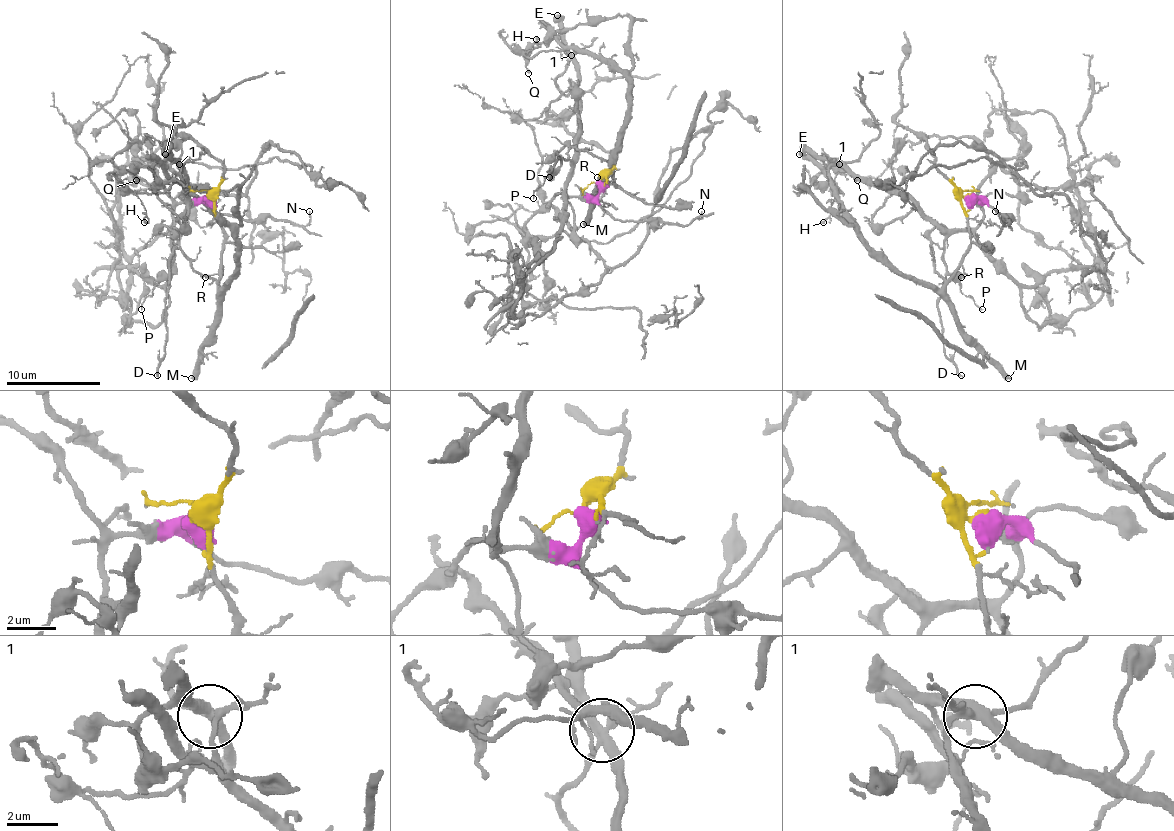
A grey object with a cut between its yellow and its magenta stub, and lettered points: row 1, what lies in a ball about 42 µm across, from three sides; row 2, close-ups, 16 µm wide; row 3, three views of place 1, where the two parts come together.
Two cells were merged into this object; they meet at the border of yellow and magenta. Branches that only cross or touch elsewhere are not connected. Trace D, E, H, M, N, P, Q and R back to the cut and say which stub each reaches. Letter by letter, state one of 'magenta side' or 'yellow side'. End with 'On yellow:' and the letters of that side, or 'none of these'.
D: magenta side
E: magenta side
H: yellow side
M: yellow side
N: magenta side
P: magenta side
Q: magenta side
R: yellow side
On yellow: H, M, R

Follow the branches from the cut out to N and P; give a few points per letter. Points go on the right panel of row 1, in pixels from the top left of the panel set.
N: (966, 194), (976, 194), (1004, 215), (1004, 220), (1009, 220), (1007, 225), (995, 210)
P: (966, 194), (981, 201), (983, 220), (976, 227), (964, 227), (947, 236), (943, 258), (962, 291), (983, 310)

